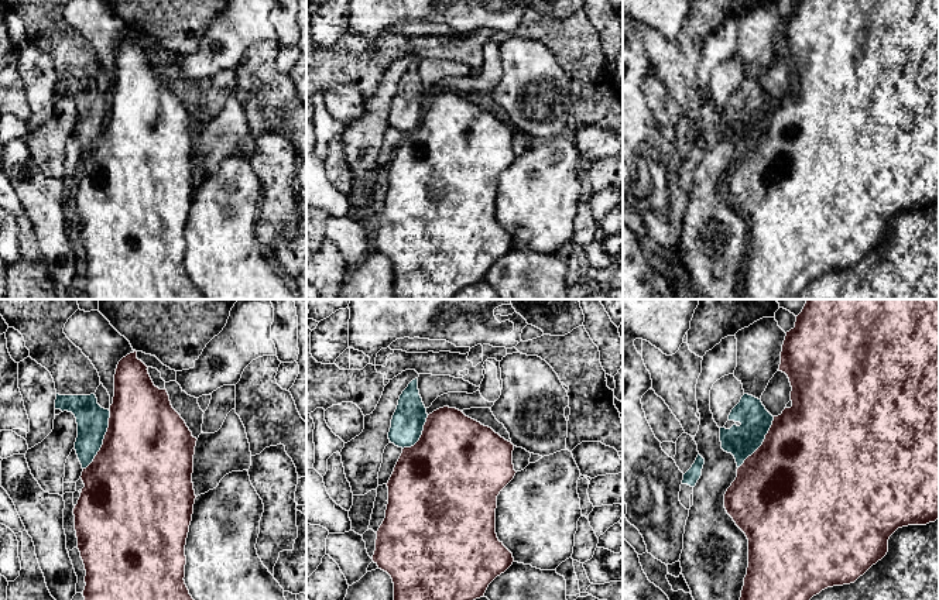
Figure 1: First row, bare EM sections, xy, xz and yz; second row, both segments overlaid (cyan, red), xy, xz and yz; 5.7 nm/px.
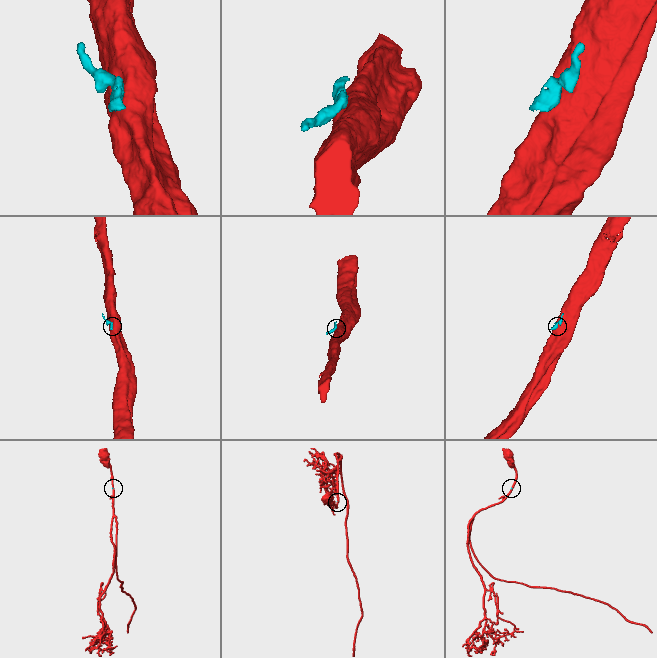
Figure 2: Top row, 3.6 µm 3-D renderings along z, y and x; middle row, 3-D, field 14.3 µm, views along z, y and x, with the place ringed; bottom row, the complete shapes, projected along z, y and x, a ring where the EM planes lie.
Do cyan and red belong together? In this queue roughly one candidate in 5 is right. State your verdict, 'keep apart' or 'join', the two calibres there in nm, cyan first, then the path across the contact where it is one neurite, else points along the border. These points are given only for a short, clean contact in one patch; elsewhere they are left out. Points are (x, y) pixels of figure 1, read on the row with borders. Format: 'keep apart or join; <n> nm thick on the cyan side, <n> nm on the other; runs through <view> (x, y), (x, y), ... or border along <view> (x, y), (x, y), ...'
keep apart; 180 nm thick on the cyan side, 500 nm on the other; border along xy (109, 410), (109, 427), (103, 444), (84, 469)

